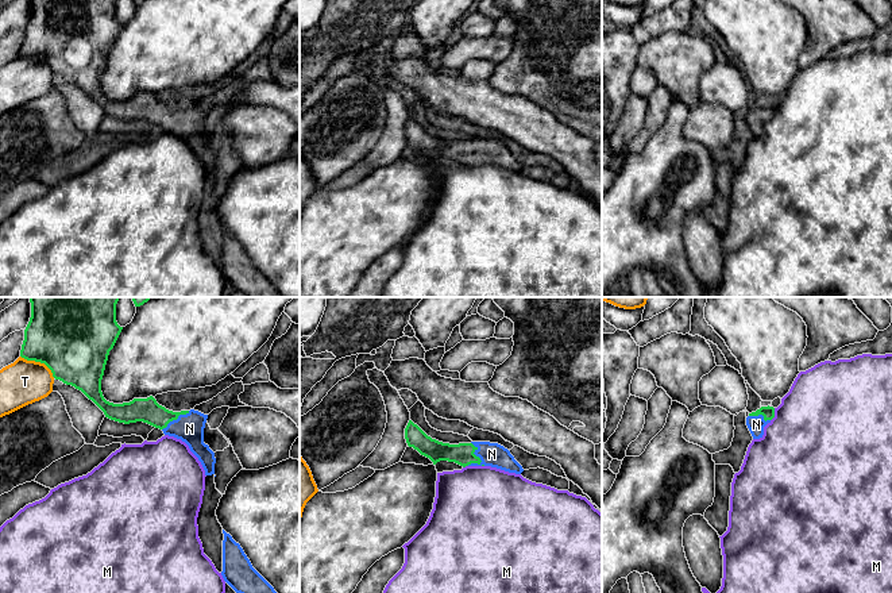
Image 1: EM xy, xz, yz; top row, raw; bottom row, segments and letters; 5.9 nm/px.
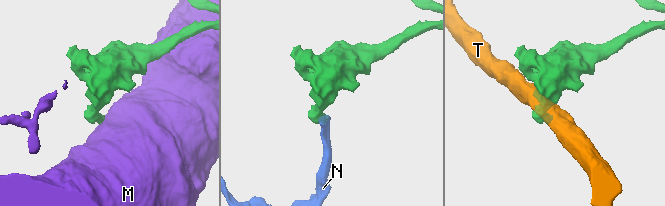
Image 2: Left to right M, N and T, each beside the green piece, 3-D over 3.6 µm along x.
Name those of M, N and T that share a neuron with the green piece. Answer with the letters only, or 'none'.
N

